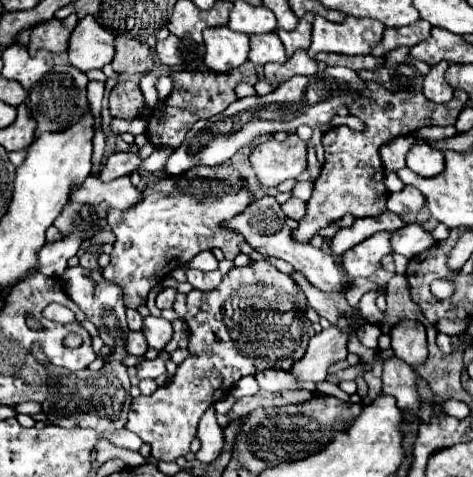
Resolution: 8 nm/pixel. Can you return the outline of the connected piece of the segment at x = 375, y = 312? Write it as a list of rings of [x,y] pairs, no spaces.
[[[368,291],[358,303],[358,311],[360,311],[362,319],[366,319],[368,323],[380,325],[384,321],[384,313],[376,307],[376,297],[378,297],[376,291]]]

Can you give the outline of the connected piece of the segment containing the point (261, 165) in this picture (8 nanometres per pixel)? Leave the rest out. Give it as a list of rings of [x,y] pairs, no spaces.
[[[296,133],[284,141],[268,139],[252,149],[250,163],[264,187],[276,187],[286,179],[296,179],[306,169],[306,145]]]

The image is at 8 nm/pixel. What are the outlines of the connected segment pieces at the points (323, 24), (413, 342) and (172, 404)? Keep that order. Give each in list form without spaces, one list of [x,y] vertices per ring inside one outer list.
[[[314,17],[312,45],[308,55],[314,57],[320,51],[342,55],[370,55],[380,43],[384,25],[372,19],[346,17],[342,23],[330,23],[324,17]]]
[[[402,319],[390,331],[392,349],[398,359],[406,361],[408,365],[422,365],[426,363],[428,349],[426,349],[426,329],[420,321]]]
[[[254,261],[248,267],[234,267],[224,275],[222,283],[214,291],[202,293],[192,289],[188,293],[188,315],[184,321],[190,331],[190,357],[178,365],[178,371],[170,383],[158,387],[148,397],[140,395],[132,399],[128,421],[124,425],[152,447],[152,457],[156,461],[176,461],[178,457],[184,457],[190,451],[192,439],[196,437],[198,421],[210,405],[222,399],[224,393],[244,375],[254,375],[256,371],[268,367],[288,371],[294,359],[306,353],[306,343],[314,335],[314,327],[306,317],[306,297],[300,285],[266,261]]]

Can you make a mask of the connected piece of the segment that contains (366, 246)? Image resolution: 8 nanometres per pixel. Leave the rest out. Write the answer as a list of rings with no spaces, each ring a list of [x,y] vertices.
[[[390,233],[372,235],[342,255],[342,269],[350,275],[350,279],[370,277],[380,267],[380,259],[388,253],[392,253]]]

